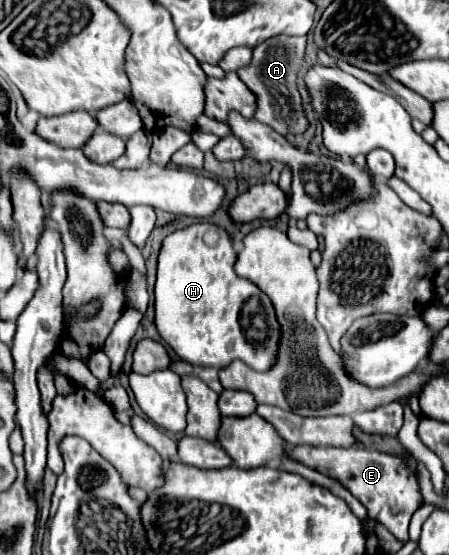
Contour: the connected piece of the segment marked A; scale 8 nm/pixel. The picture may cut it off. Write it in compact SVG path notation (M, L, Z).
M275 36L267 42L253 48L251 62L239 70L243 82L255 90L255 96L259 98L259 110L255 114L255 120L271 126L279 134L303 134L309 126L303 100L297 90L297 74L299 66L305 62L305 46L307 36Z

